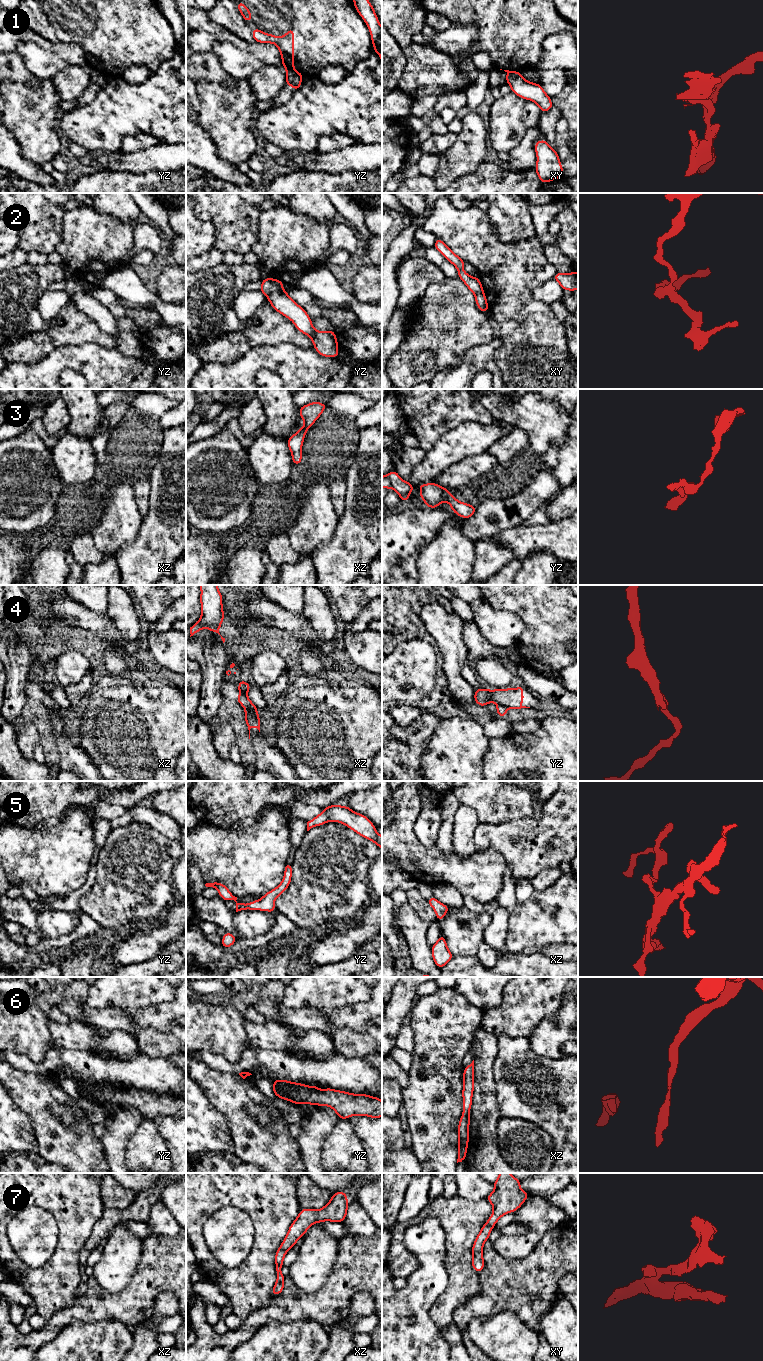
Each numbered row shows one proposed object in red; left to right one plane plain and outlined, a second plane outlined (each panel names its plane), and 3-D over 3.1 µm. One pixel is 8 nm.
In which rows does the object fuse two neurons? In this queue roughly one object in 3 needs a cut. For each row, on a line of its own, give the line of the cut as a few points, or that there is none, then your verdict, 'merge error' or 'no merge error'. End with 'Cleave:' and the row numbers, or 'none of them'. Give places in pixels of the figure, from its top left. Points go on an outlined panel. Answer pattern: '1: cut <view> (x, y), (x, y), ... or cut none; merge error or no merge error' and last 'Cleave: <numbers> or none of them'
1: cut yz (293, 69), (286, 70); merge error
2: cut yz (282, 288), (272, 292), (267, 297); merge error
3: cut none; no merge error
4: cut xz (244, 707), (256, 710); merge error
5: cut none; no merge error
6: cut none; no merge error
7: cut none; no merge error
Cleave: 1, 2, 4

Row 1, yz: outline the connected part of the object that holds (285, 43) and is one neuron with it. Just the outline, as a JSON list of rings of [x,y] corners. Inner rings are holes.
[[[258,28],[252,30],[252,36],[256,42],[259,43],[273,43],[275,44],[282,58],[283,67],[287,70],[294,70],[294,29],[281,36],[276,37],[273,34],[266,34]]]

